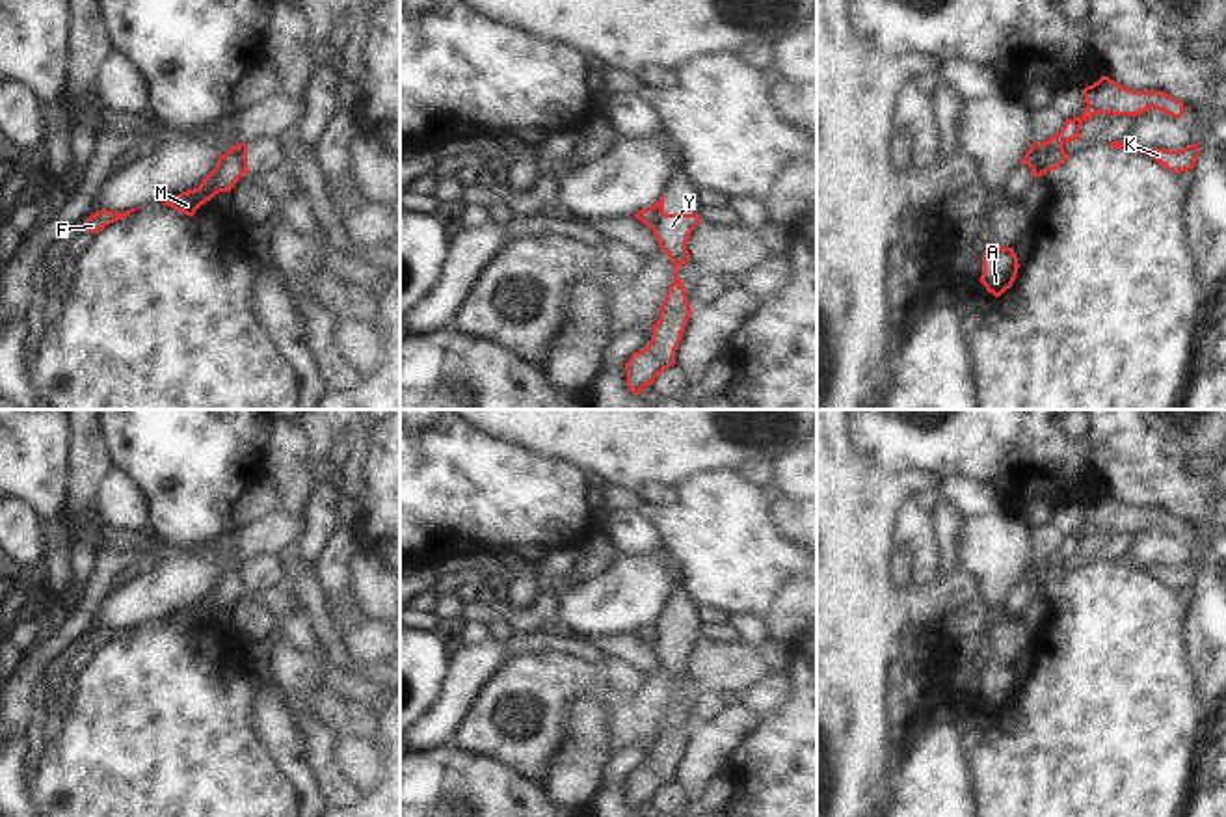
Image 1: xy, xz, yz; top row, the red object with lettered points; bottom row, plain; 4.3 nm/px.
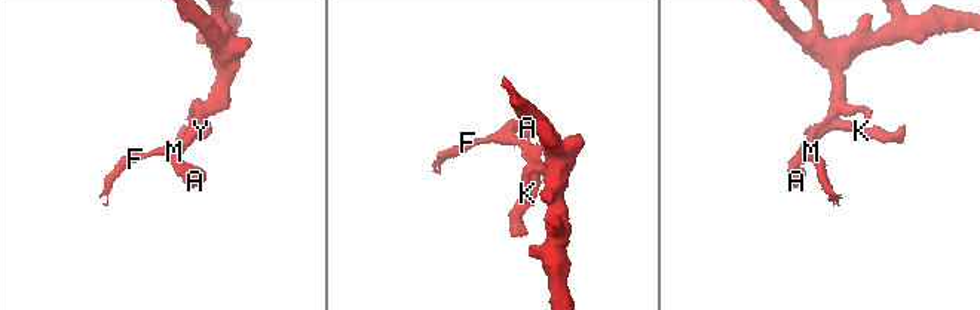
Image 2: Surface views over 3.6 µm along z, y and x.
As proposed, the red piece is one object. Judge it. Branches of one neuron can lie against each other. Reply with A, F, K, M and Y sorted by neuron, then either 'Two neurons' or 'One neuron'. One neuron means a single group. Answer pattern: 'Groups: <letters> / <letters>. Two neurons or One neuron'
Groups: A F M / K Y. Two neurons.

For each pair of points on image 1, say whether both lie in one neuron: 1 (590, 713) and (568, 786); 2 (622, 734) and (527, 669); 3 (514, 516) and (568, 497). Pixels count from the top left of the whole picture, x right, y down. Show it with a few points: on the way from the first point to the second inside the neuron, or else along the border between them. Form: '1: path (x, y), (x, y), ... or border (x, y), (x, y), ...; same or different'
1: path (586, 732), (586, 749), (577, 767); same
2: path (614, 704), (590, 678), (557, 676); same
3: path (527, 503), (555, 501); same

